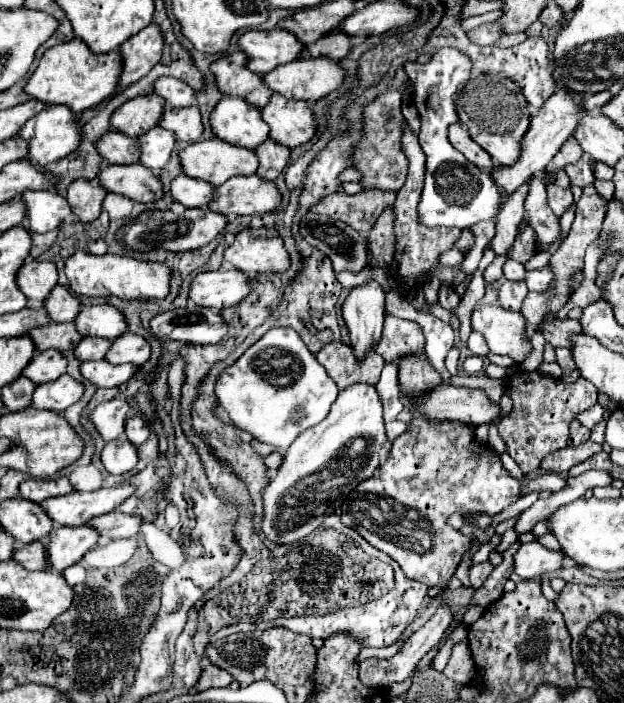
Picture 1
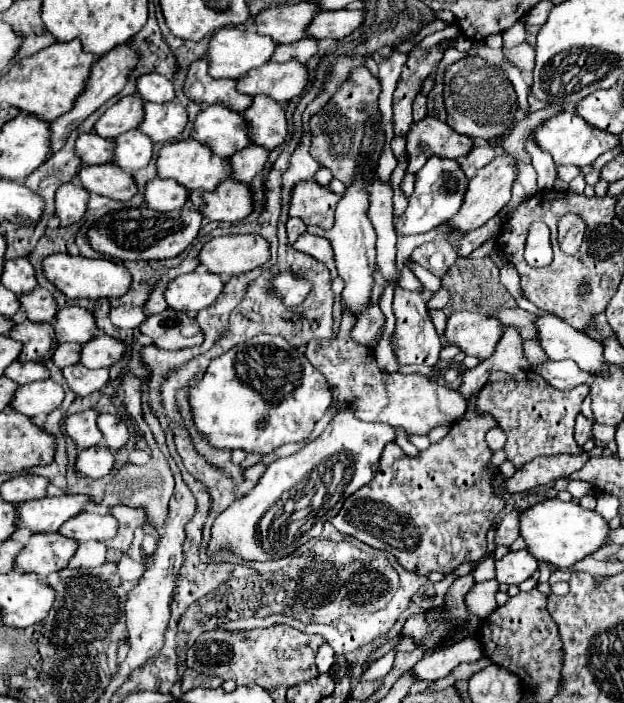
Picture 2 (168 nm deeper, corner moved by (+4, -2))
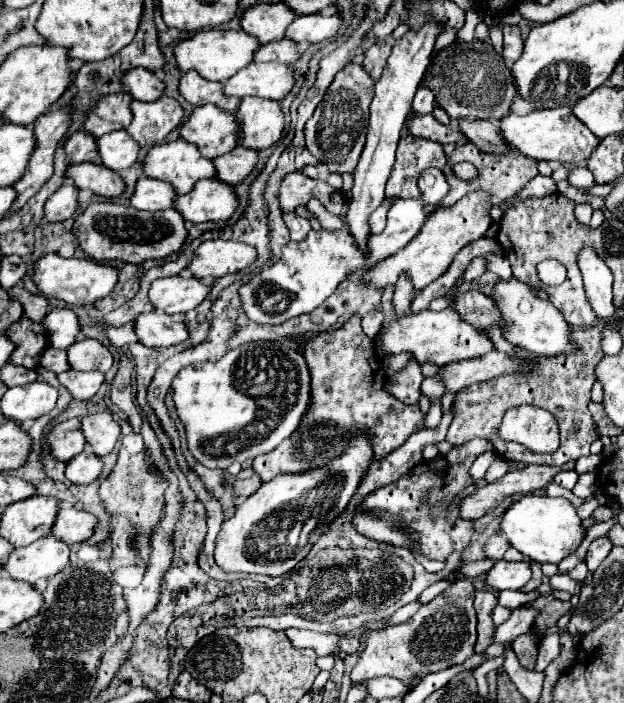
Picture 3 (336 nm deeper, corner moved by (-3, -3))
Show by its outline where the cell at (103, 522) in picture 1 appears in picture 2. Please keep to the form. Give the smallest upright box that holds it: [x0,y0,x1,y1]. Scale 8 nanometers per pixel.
[61,511,117,541]

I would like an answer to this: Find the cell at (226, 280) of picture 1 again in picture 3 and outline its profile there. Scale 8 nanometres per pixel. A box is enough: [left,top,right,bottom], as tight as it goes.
[148,274,212,314]

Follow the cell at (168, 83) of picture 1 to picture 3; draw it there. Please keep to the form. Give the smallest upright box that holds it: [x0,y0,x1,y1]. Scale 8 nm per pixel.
[124,68,164,102]

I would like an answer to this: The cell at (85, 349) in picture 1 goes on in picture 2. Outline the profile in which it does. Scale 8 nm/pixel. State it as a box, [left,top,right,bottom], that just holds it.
[53,343,81,369]

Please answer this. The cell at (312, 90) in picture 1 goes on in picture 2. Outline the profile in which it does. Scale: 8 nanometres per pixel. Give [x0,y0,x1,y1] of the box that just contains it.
[237,61,307,101]

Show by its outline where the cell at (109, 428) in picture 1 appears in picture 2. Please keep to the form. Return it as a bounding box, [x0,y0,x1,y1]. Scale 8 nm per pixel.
[65,409,101,449]

